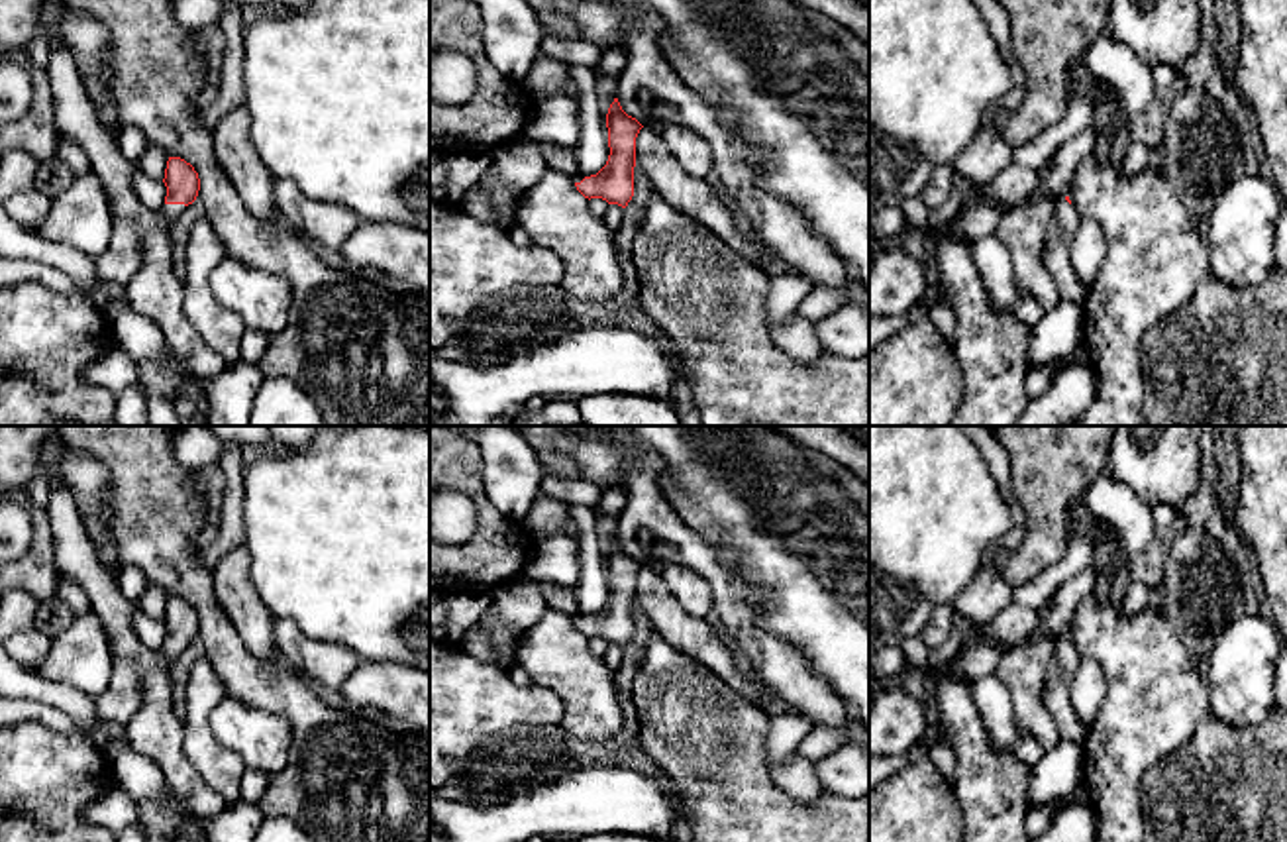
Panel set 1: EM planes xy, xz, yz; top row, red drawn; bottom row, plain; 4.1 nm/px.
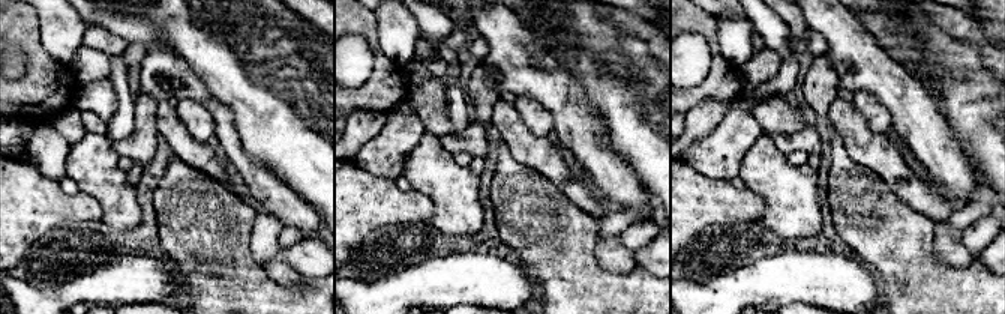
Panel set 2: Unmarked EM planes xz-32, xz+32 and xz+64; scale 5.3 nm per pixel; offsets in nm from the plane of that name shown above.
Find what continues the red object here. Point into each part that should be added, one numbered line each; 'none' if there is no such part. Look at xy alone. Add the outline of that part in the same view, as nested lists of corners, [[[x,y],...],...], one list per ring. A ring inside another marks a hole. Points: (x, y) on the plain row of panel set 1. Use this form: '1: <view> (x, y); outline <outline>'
1: xy (169, 652); outline [[[161,644],[157,648],[157,652],[161,654],[161,658],[167,663],[167,669],[171,671],[171,667],[175,665],[177,658],[186,650],[184,644]]]

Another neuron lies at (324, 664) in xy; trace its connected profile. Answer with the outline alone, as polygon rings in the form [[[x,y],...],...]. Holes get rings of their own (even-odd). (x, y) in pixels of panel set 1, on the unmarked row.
[[[275,620],[275,646],[300,677],[314,687],[337,691],[363,661],[355,652],[334,642],[312,640],[294,620]]]

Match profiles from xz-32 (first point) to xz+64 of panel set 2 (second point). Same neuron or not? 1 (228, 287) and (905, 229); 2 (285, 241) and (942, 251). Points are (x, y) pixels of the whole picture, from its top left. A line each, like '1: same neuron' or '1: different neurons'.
1: same neuron
2: different neurons

